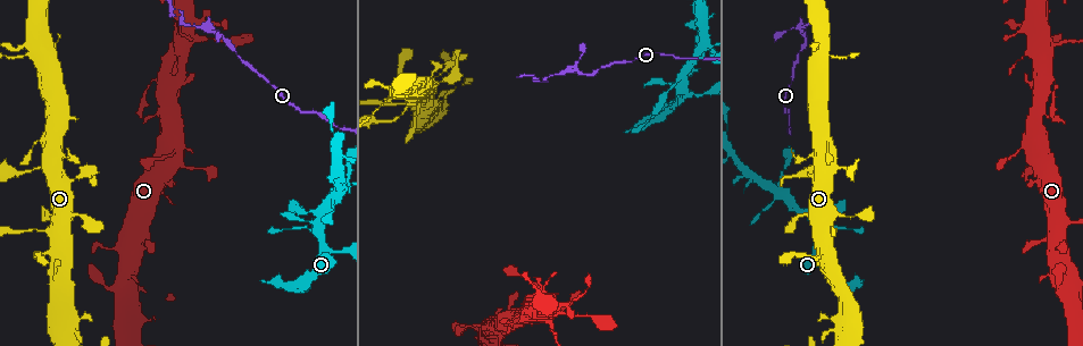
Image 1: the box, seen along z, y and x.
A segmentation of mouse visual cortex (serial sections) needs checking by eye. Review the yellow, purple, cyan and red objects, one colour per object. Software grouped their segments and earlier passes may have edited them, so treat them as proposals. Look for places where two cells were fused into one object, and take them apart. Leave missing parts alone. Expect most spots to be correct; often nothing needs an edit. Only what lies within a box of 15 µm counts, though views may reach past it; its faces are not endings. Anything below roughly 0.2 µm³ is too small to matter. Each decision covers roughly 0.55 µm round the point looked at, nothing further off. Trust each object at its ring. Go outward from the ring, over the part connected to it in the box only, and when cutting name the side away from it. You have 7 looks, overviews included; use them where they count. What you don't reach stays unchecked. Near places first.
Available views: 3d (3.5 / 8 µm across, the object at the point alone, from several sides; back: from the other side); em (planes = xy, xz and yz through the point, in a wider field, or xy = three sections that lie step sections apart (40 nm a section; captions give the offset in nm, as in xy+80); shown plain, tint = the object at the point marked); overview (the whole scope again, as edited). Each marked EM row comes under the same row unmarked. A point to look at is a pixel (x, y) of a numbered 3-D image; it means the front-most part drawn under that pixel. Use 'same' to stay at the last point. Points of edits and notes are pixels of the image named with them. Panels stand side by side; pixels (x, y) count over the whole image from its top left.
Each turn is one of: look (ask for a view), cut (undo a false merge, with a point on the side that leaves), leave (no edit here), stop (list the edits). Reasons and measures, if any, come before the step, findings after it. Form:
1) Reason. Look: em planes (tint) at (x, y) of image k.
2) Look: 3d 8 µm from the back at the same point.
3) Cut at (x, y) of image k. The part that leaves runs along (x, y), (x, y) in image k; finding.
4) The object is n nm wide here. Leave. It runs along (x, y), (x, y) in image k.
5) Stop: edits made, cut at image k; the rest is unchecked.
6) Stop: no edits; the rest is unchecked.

Thin neck. Look: 3d 8 µm at (684, 82) of image 1.

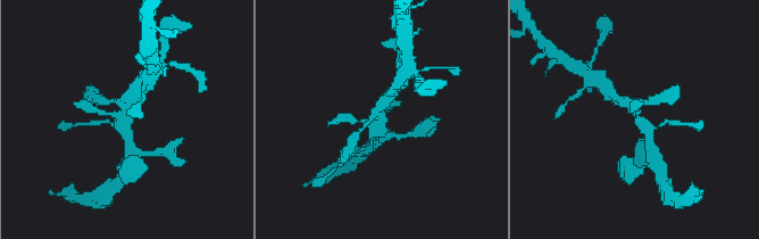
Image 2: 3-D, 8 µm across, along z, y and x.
Look: 3d 3.5 µm from the back at (382, 120) of image 2.

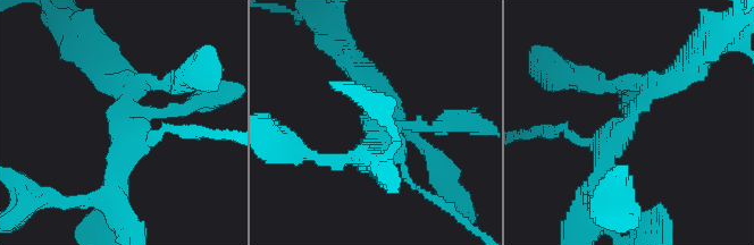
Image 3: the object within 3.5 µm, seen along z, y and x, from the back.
Shape alone is not enough. Look: em xy step 5 (tint) at (125, 113) of image 3.

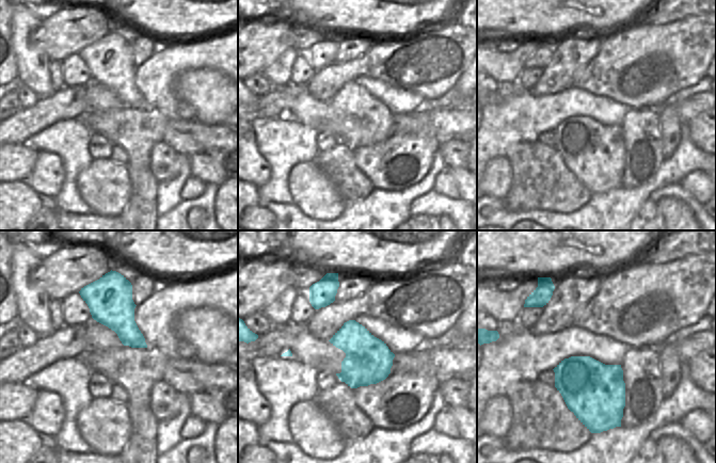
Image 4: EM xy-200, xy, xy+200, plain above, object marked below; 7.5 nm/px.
Leave. It runs along (598, 177), (630, 115), (686, 66) in image 3; all the same cell.

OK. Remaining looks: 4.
Thick turns thin. Look: 3d 3.5 µm at (1063, 289) of image 1.

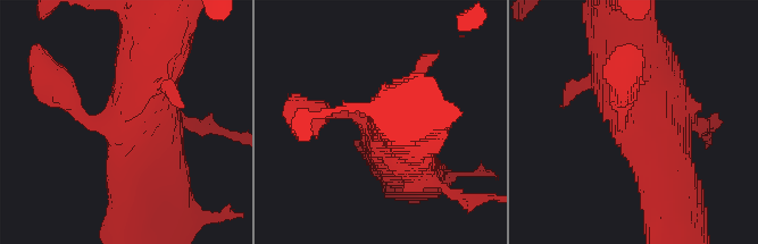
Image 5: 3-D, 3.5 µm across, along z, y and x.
Look: em xy step 2 (tint) at (628, 118) of image 5.

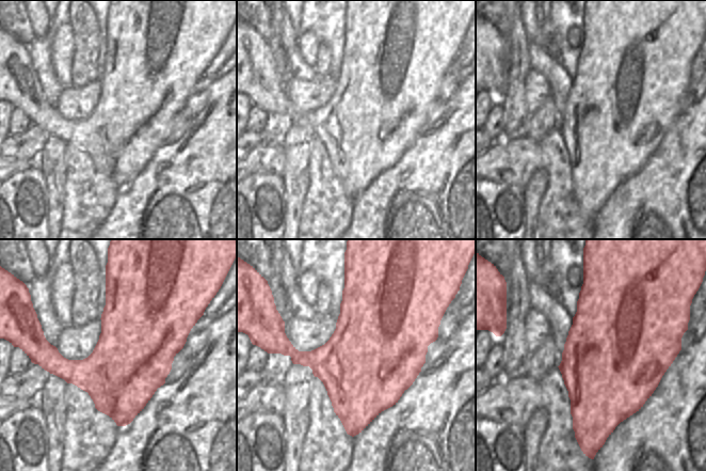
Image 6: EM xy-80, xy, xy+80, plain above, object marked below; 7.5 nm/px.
Another direction. Look: em xy step 3 (tint) at the same point.

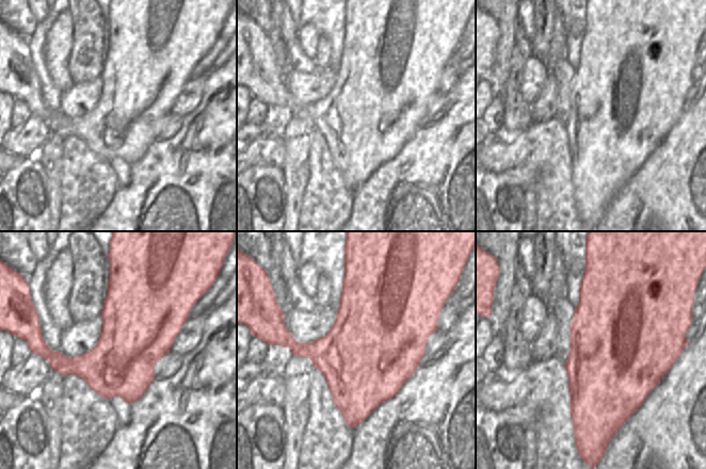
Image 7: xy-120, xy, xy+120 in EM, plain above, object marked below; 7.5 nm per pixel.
Leave. It runs along (405, 120), (398, 139), (367, 115), (322, 112) in image 5; continuous, no second cell.

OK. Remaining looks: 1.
Stop: no edits; the rest is unchecked.

